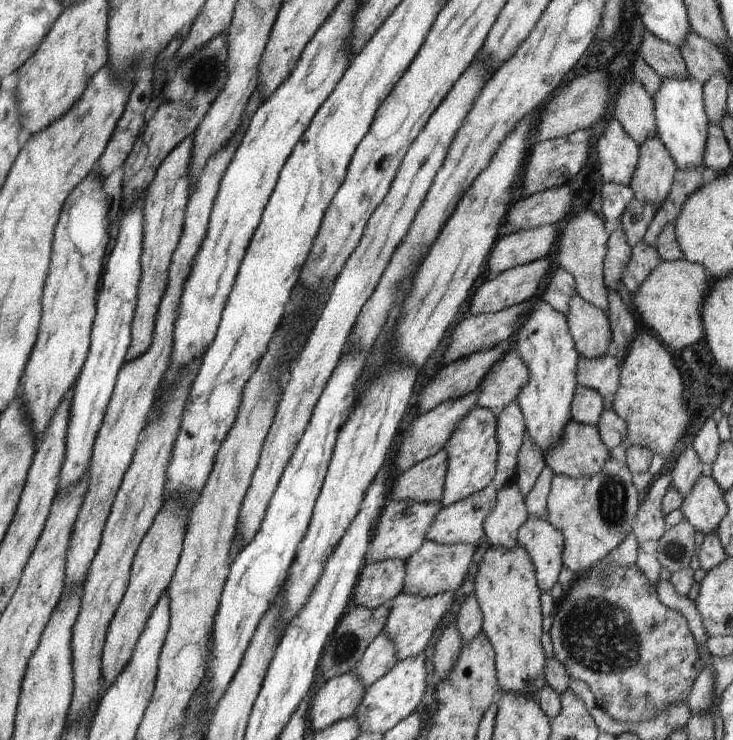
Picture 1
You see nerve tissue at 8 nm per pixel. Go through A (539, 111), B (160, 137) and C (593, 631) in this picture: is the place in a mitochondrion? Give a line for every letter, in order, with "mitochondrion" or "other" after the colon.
A: other
B: other
C: mitochondrion

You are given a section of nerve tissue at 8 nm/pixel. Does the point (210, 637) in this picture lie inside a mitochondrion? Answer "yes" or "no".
no

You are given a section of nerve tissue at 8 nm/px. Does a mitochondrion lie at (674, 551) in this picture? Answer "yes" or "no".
yes

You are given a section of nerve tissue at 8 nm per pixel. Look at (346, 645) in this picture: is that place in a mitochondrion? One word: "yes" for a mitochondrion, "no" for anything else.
yes

